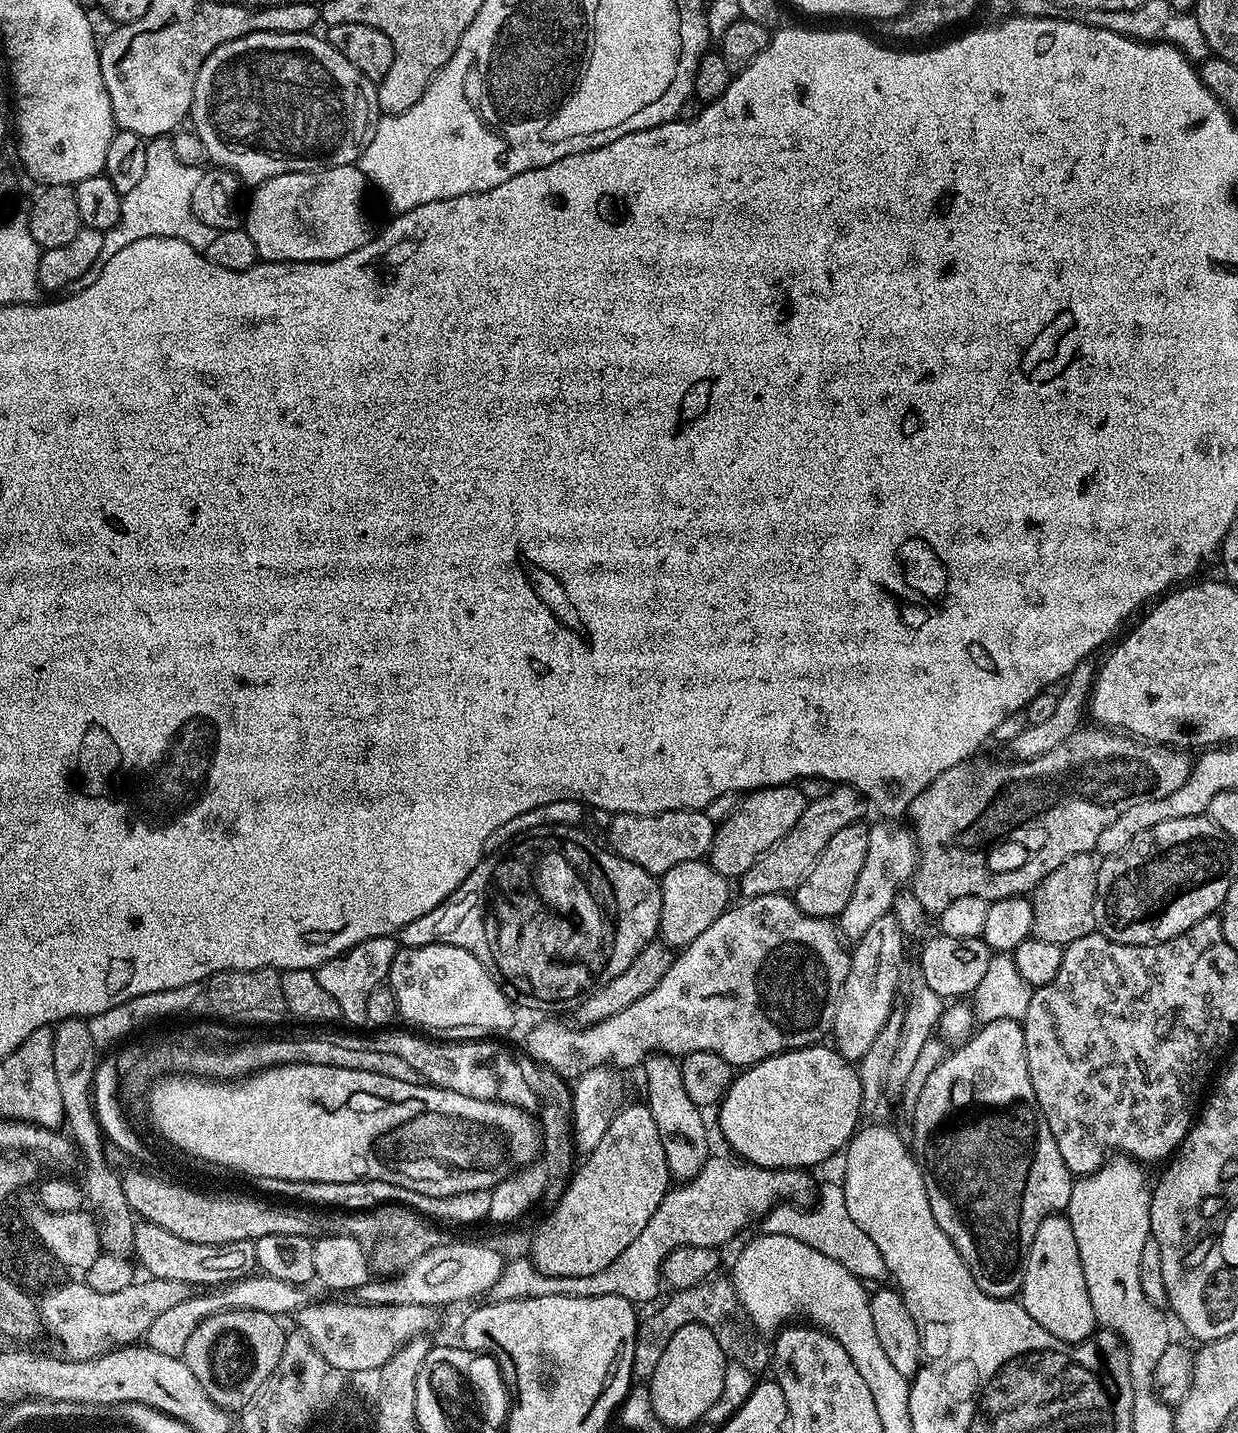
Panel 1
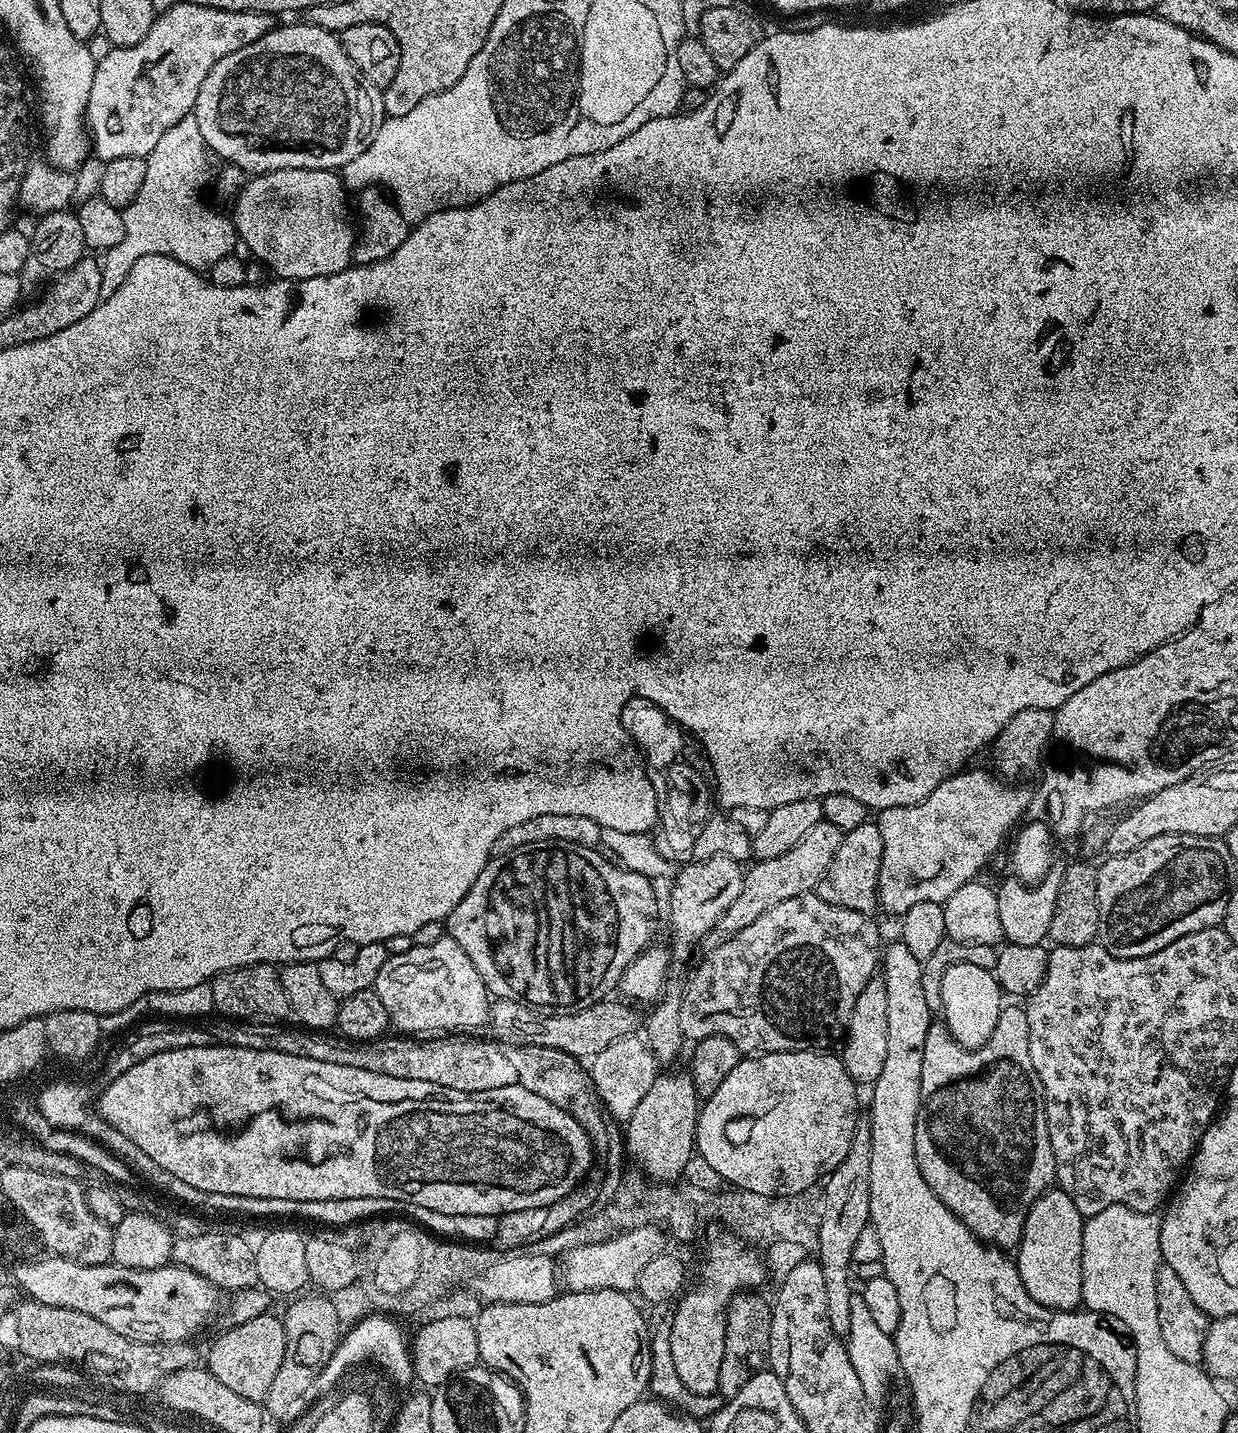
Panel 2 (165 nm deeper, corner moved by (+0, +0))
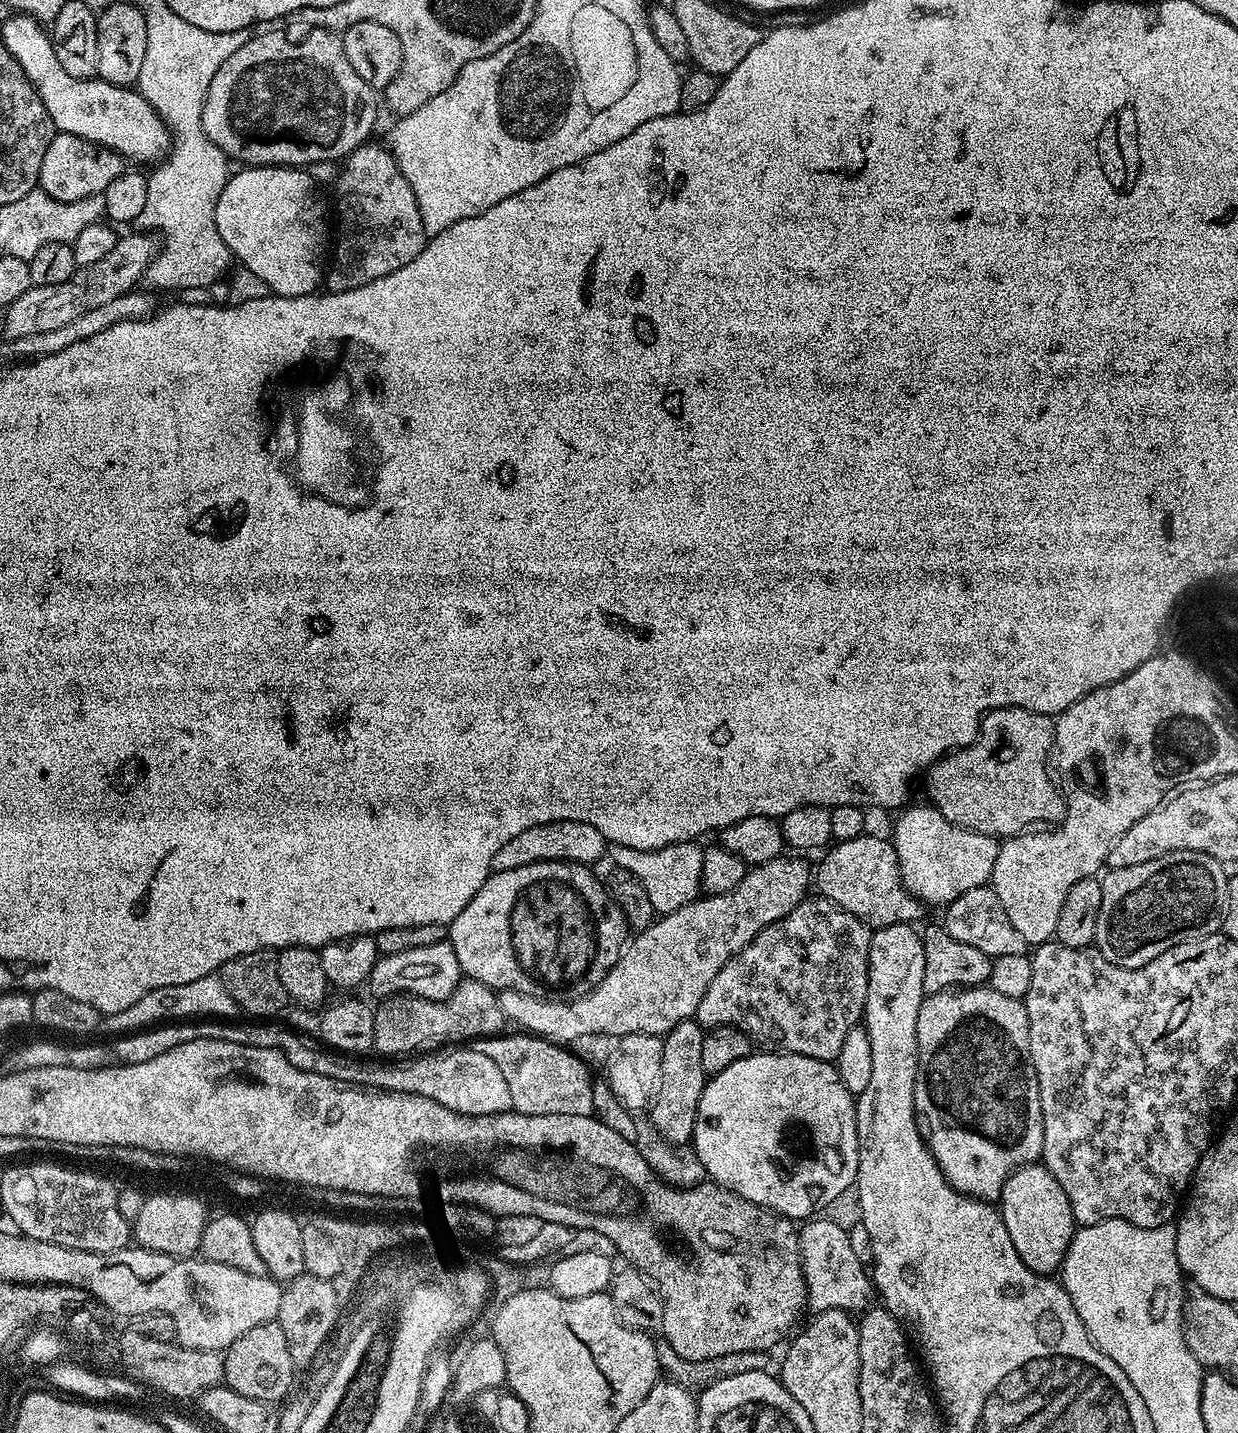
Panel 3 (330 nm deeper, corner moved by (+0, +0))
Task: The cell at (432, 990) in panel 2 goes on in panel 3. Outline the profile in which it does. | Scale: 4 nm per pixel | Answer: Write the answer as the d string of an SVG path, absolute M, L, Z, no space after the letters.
M451 943L424 944L421 948L408 948L405 952L381 955L370 974L367 987L372 988L376 998L387 998L407 994L421 996L427 1000L445 1000L454 994L460 984L462 973L458 954L454 954Z

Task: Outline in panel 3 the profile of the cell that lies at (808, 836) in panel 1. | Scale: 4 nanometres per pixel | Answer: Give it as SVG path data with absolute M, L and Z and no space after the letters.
M782 854L770 862L749 867L734 890L717 896L704 894L686 906L663 913L633 940L631 937L630 943L620 953L619 962L609 970L606 978L602 978L594 990L579 996L577 1000L539 1000L536 996L527 996L521 992L501 991L500 1005L505 1017L509 1021L514 1020L525 1033L543 1036L546 1040L554 1040L565 1046L571 1045L571 1040L580 1040L583 1036L600 1036L603 1032L611 1038L639 1032L663 1037L674 1026L678 1026L678 1022L695 1017L698 1002L702 1002L702 994L706 994L710 982L714 982L714 974L726 966L729 958L737 956L761 930L778 922L778 918L786 918L794 906L806 899L809 895L808 884L810 888L814 872L811 867L808 869L804 860L807 859L796 854Z

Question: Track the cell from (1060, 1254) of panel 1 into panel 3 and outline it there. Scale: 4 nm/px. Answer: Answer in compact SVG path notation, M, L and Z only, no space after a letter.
M1040 1162L1012 1172L1002 1186L998 1211L1002 1222L1006 1222L1014 1250L1018 1250L1018 1258L1035 1272L1059 1273L1078 1225L1070 1210L1070 1198L1066 1198L1062 1186L1058 1186L1058 1178L1054 1178L1054 1174L1050 1174L1050 1170Z

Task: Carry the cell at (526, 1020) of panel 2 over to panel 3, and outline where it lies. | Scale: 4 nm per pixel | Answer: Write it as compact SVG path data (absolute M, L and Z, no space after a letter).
M461 979L460 984L445 1000L427 1000L421 996L401 994L379 1001L374 1024L374 1048L384 1058L407 1058L426 1052L460 1046L477 1038L487 1038L505 1031L506 1017L497 989L486 986L481 980Z

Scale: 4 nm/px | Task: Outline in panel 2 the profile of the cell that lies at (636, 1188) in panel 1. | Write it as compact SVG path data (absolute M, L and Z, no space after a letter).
M664 1070L657 1075L654 1086L650 1086L650 1091L646 1093L645 1097L642 1098L642 1102L638 1102L638 1106L634 1109L634 1114L630 1114L630 1118L626 1121L626 1127L623 1129L624 1136L624 1146L627 1148L627 1159L631 1161L637 1169L645 1177L653 1176L656 1179L656 1182L672 1182L670 1180L674 1179L675 1176L679 1177L683 1173L686 1162L694 1155L694 1149L696 1147L696 1120L700 1116L700 1109L702 1107L702 1101L699 1096L696 1094L694 1088L694 1082L692 1081L691 1071L684 1070L684 1072L668 1072L672 1070Z

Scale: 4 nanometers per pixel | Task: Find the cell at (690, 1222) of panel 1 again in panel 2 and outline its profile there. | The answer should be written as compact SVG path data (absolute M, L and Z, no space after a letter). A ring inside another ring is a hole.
M655 1223L641 1228L623 1231L598 1245L577 1246L558 1257L558 1280L567 1291L593 1292L594 1290L618 1290L631 1293L635 1289L642 1269L658 1254L666 1251L666 1232ZM565 1284L565 1285L564 1285Z

